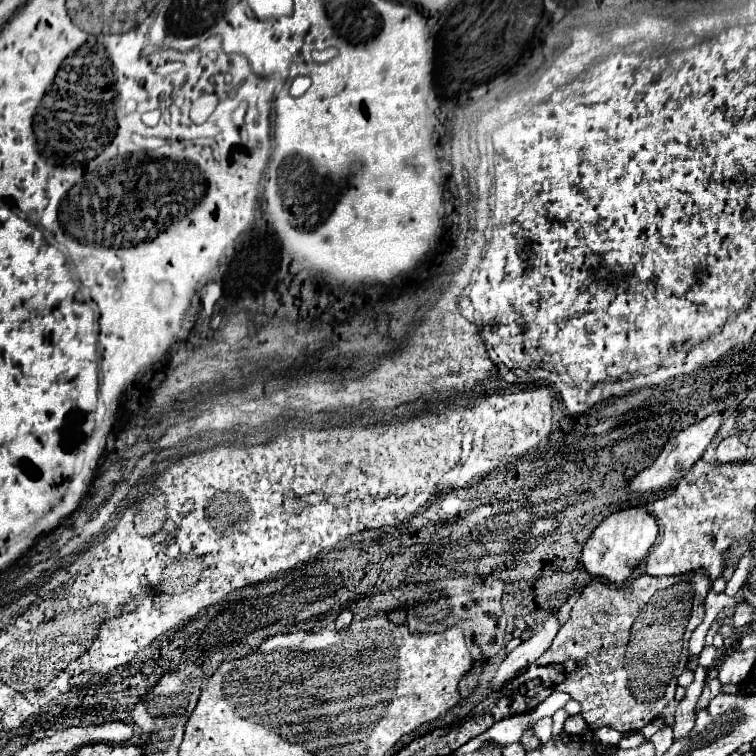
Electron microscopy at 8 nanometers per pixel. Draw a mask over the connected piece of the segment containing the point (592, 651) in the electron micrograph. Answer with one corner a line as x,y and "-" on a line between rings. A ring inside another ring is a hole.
692,572
690,576
654,578
640,574
624,586
608,586
606,582
592,580
570,612
570,620
562,624
552,646
536,660
538,666
560,664
564,666
564,680
556,684
556,690
570,694
580,702
582,716
592,730
602,726
620,730
624,734
638,732
674,700
678,676
688,664
688,640
692,630
704,618
704,598
712,588
704,572

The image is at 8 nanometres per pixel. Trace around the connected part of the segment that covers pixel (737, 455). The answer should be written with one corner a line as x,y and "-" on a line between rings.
738,436
724,438
716,448
718,462
736,462
736,460
744,460
746,456
748,456
748,446

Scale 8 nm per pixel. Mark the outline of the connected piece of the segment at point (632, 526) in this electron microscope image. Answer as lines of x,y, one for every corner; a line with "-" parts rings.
630,506
620,512
614,512
606,516
588,536
582,548
582,564
590,574
598,578
604,578
614,584
624,584
632,576
638,562
646,558
648,548
652,548
652,544
656,542
656,534
658,534
658,524
644,508

